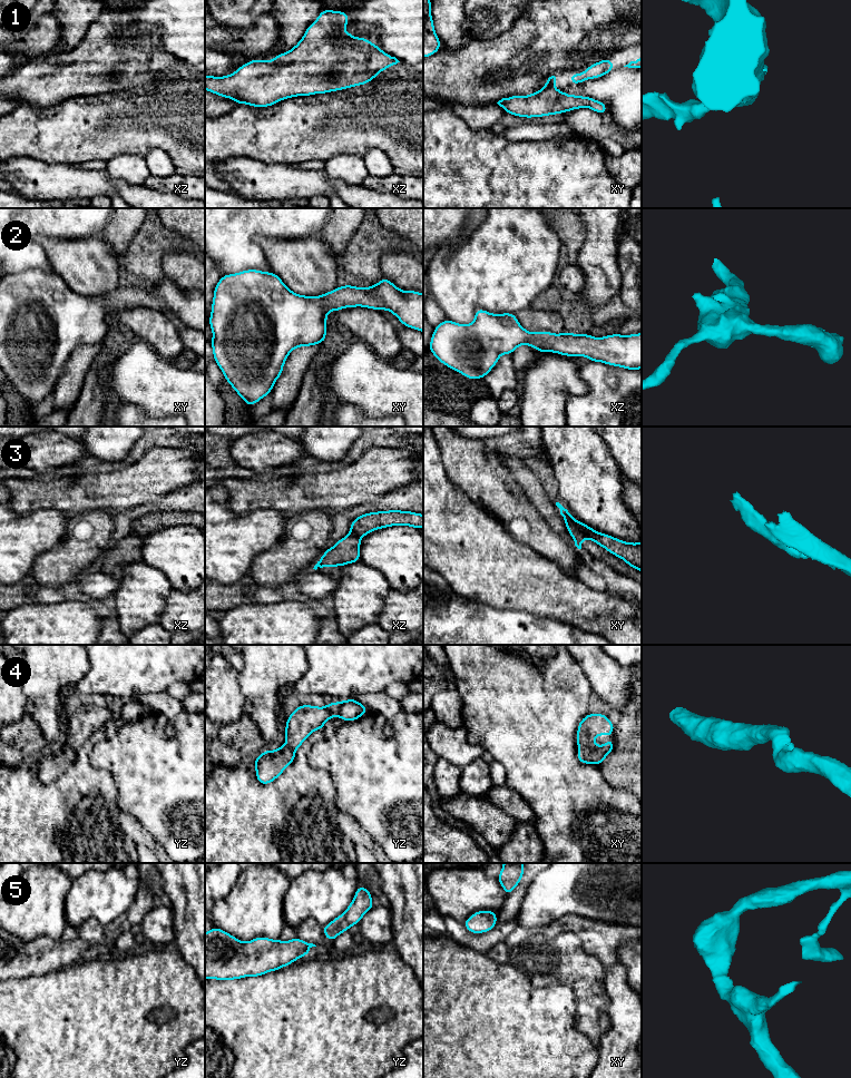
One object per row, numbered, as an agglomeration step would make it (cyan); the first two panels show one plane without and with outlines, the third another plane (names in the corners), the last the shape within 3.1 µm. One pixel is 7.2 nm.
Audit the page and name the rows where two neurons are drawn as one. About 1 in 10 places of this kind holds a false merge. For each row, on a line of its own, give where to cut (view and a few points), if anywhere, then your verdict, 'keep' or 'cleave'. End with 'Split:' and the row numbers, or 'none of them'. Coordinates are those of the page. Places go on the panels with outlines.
1: cut none; keep
2: cut none; keep
3: cut xy (563, 508), (563, 513), (587, 537); cleave
4: cut none; keep
5: cut none; keep
Split: 3

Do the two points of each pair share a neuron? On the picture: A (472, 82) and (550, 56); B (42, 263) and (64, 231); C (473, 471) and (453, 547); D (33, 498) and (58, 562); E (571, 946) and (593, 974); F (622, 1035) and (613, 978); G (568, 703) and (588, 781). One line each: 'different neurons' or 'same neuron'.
A: same neuron
B: same neuron
C: different neurons
D: different neurons
E: same neuron
F: same neuron
G: same neuron

